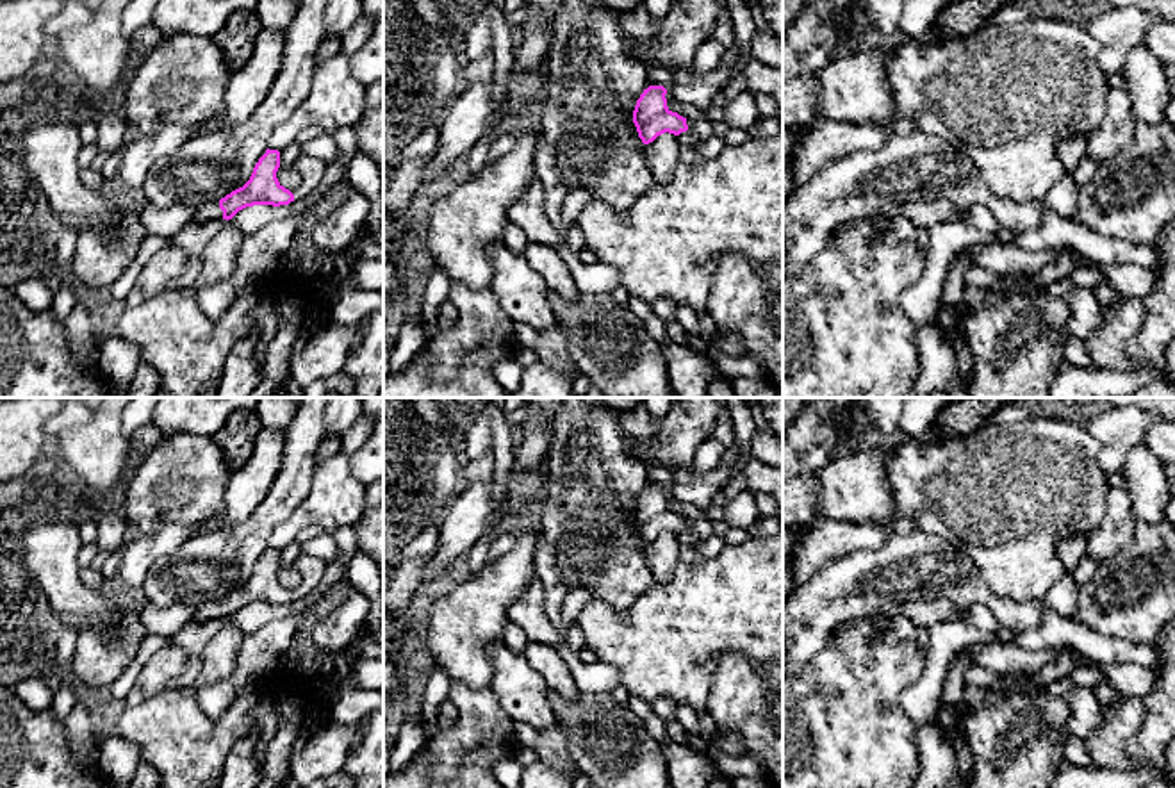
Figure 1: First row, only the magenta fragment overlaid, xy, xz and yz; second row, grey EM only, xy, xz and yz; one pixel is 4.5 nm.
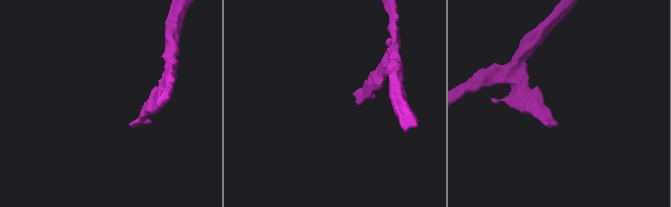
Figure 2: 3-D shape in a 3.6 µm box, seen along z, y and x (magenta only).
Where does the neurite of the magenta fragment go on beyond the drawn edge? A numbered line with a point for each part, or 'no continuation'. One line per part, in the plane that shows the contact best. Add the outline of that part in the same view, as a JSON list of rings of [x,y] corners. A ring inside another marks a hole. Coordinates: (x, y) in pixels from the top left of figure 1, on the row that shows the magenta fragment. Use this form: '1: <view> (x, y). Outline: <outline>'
1: xy (209, 211). Outline: [[[219,201],[205,203],[196,207],[194,223],[205,223],[212,219],[223,218],[223,210],[219,209]]]

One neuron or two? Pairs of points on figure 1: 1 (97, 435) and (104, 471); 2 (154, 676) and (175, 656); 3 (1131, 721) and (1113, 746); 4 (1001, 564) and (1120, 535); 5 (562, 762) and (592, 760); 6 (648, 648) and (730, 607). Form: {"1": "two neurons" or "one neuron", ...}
{"1": "one neuron", "2": "one neuron", "3": "one neuron", "4": "two neurons", "5": "two neurons", "6": "one neuron"}

